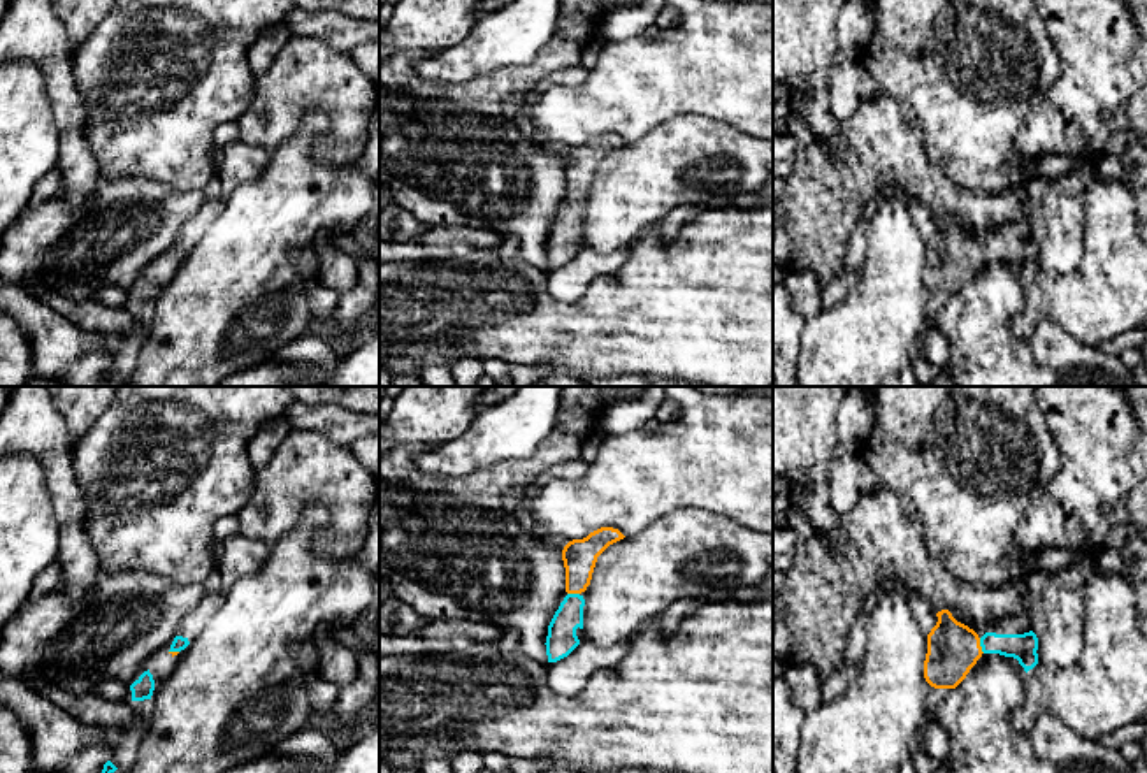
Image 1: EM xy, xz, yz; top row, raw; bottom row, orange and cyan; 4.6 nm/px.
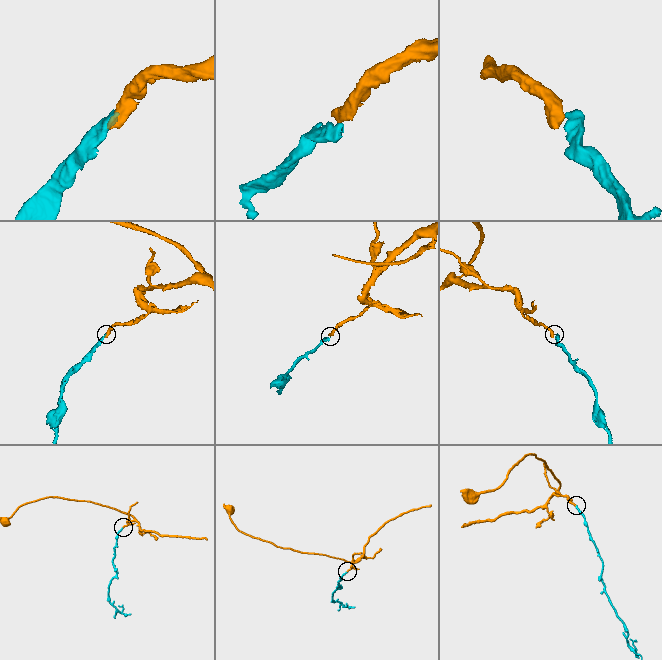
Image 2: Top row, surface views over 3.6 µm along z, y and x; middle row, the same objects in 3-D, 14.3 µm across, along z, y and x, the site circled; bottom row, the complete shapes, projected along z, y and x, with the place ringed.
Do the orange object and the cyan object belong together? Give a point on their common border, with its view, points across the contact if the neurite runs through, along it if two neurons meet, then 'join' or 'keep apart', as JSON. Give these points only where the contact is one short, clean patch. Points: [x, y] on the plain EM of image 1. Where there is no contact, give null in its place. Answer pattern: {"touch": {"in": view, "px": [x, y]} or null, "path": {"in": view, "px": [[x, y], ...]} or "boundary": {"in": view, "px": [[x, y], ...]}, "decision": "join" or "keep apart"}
{"touch": {"in": "yz", "px": [979, 252]}, "path": {"in": "yz", "px": [[952, 255], [979, 252], [1023, 253]]}, "decision": "join"}

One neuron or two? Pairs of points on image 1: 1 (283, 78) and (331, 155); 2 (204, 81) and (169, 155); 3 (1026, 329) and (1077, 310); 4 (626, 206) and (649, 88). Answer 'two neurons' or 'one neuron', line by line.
1: one neuron
2: one neuron
3: one neuron
4: two neurons

